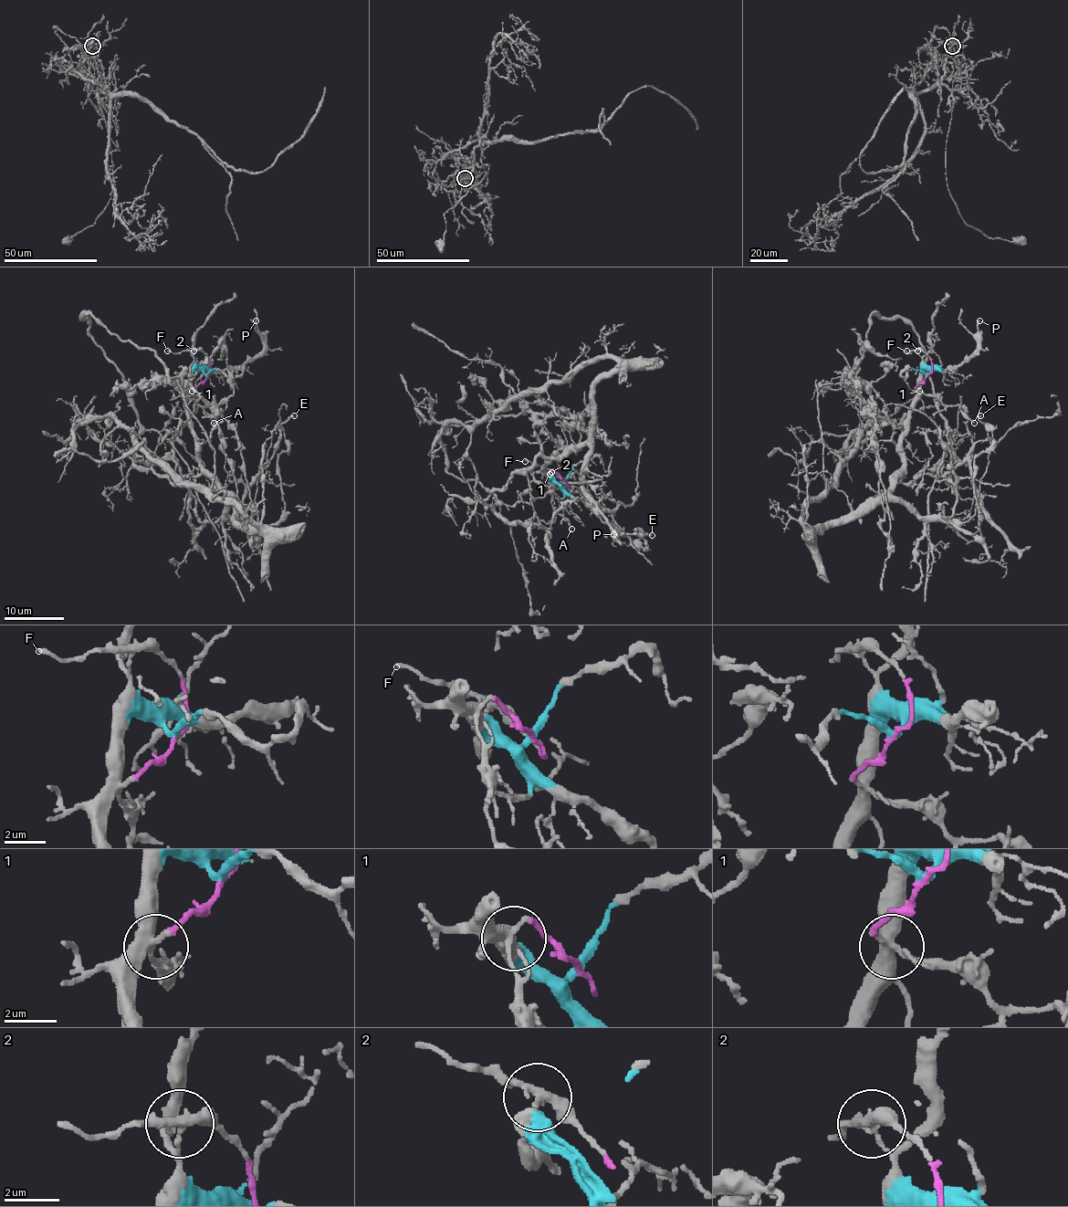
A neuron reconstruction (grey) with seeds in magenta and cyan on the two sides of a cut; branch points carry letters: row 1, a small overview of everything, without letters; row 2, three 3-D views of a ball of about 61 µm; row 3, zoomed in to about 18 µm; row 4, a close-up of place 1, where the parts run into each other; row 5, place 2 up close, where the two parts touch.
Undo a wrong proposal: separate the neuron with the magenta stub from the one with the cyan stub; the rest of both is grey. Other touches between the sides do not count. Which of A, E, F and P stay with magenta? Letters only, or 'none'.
A, F

